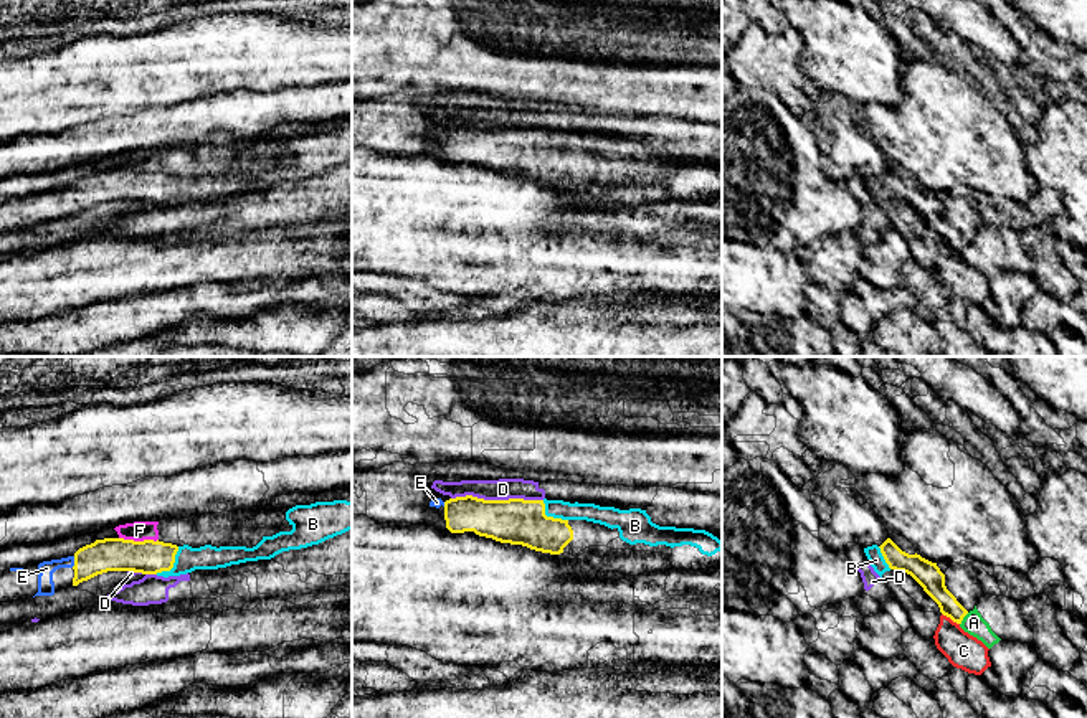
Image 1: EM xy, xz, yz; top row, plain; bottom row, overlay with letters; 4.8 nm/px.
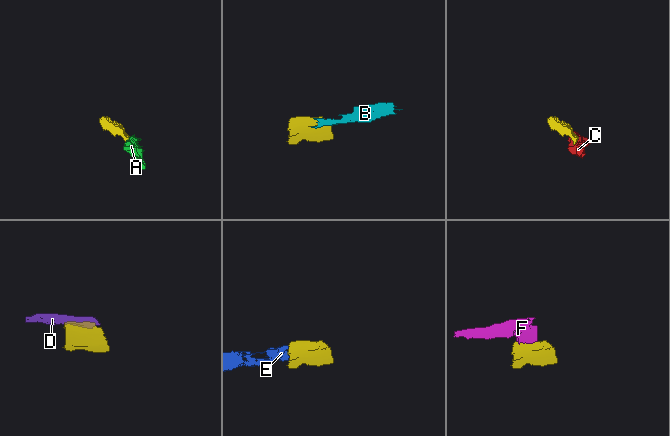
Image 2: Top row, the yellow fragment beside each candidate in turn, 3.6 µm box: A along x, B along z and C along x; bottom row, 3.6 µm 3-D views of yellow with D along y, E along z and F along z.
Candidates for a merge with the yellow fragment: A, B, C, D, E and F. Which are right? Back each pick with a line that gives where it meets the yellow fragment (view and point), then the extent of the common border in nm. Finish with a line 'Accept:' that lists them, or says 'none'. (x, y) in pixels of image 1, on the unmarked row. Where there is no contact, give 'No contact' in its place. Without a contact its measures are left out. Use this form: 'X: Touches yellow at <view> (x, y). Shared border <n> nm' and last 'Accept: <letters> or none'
B: Touches yellow at xy (172, 195). Shared border 180 nm
E: Touches yellow at xy (75, 192). Shared border 60 nm
Accept: B, E

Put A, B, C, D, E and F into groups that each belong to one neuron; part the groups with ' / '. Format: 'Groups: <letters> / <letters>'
Groups: A / B E / C / D / F

